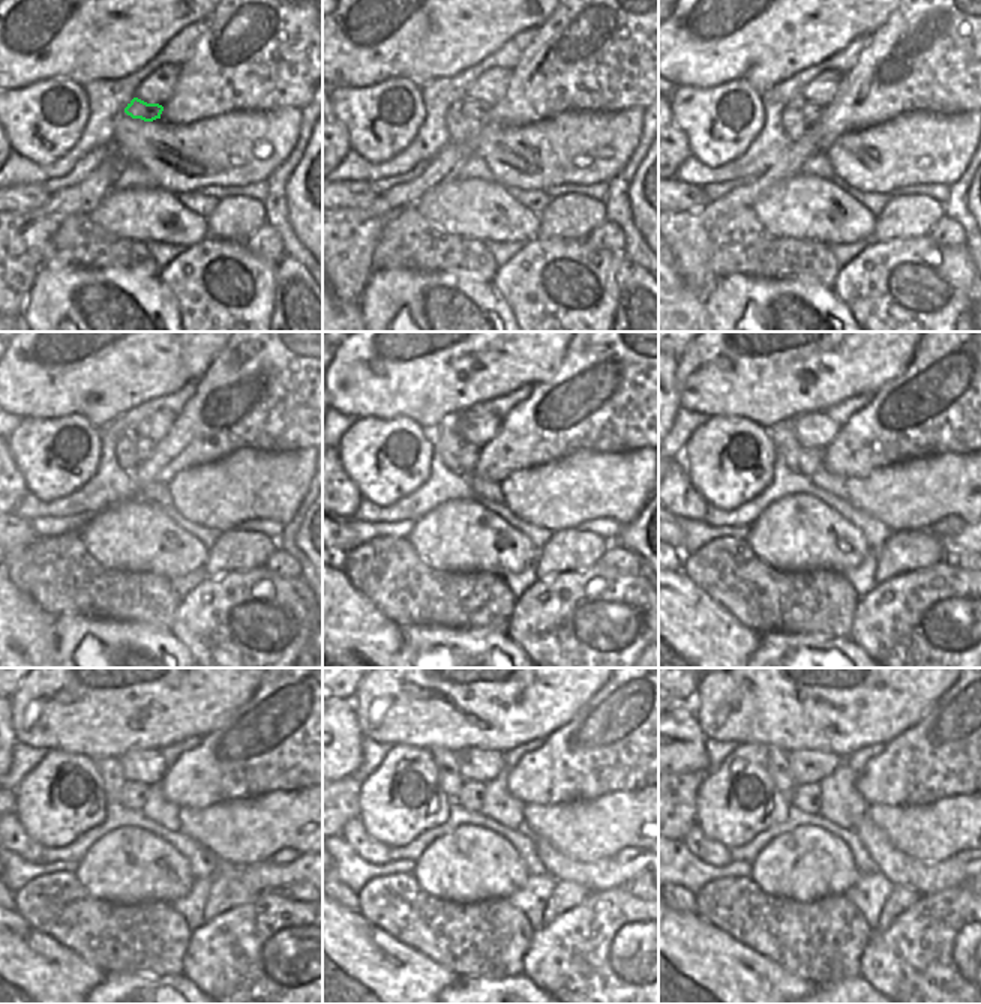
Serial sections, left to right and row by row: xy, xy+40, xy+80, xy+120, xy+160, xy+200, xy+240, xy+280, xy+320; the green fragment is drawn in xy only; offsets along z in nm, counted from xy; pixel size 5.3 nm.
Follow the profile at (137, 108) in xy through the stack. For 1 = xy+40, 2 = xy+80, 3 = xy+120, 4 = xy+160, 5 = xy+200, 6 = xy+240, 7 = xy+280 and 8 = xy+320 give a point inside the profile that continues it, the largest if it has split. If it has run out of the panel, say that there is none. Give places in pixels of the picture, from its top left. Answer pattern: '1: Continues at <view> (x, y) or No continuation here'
1: Continues at xy+40 (476, 110)
2: Continues at xy+80 (812, 111)
3: Continues at xy+120 (143, 447)
4: Continues at xy+160 (470, 453)
5: Continues at xy+200 (809, 459)
6: Continues at xy+240 (134, 794)
7: Continues at xy+280 (471, 794)
8: Continues at xy+320 (806, 797)

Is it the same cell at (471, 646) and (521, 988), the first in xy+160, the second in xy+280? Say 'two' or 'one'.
one

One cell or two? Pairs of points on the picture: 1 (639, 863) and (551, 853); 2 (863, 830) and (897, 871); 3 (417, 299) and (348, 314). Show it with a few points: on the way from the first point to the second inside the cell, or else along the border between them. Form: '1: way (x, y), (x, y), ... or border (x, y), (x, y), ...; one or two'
1: way (617, 871), (573, 871); one
2: way (873, 841), (891, 860); one
3: border (357, 305), (362, 315); two

